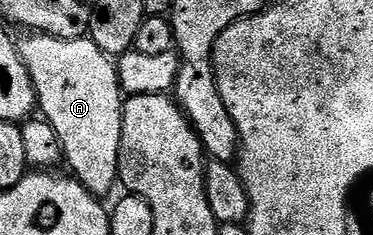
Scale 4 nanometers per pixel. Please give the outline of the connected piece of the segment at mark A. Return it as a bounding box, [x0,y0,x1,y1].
[18,33,125,197]

